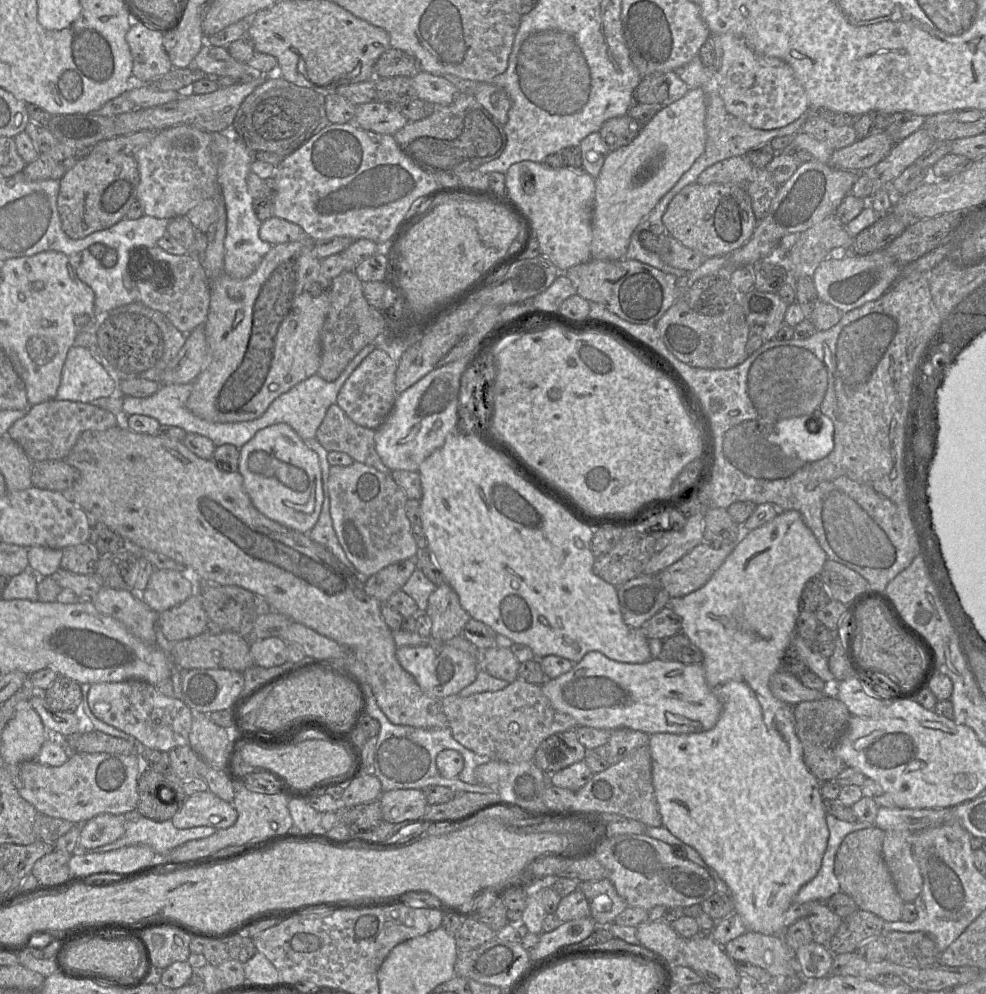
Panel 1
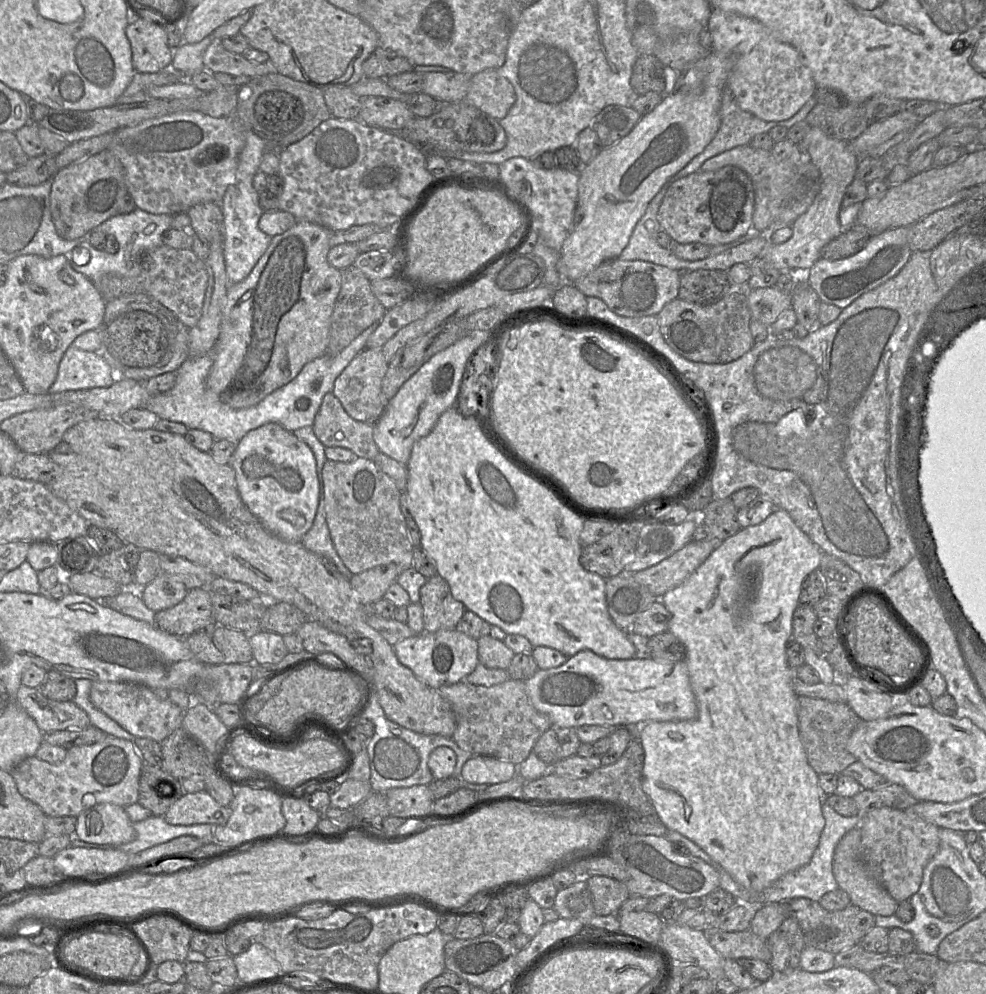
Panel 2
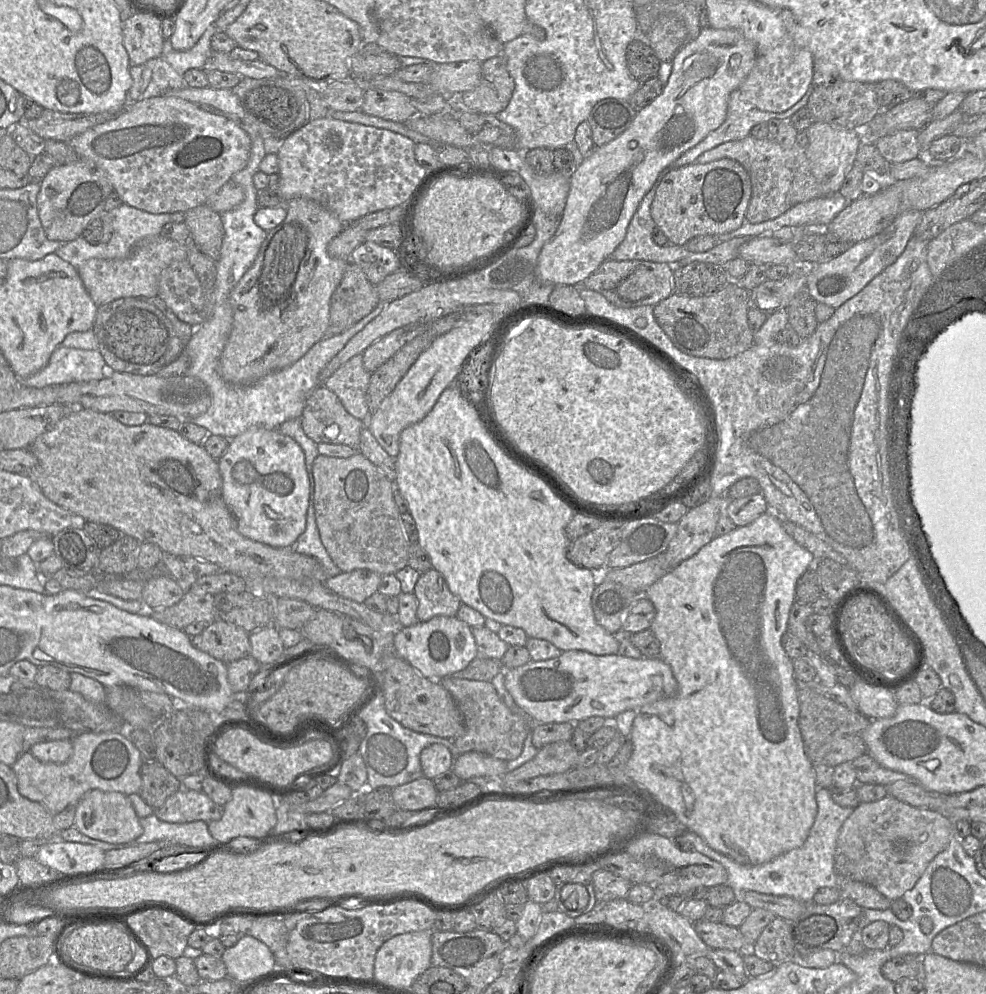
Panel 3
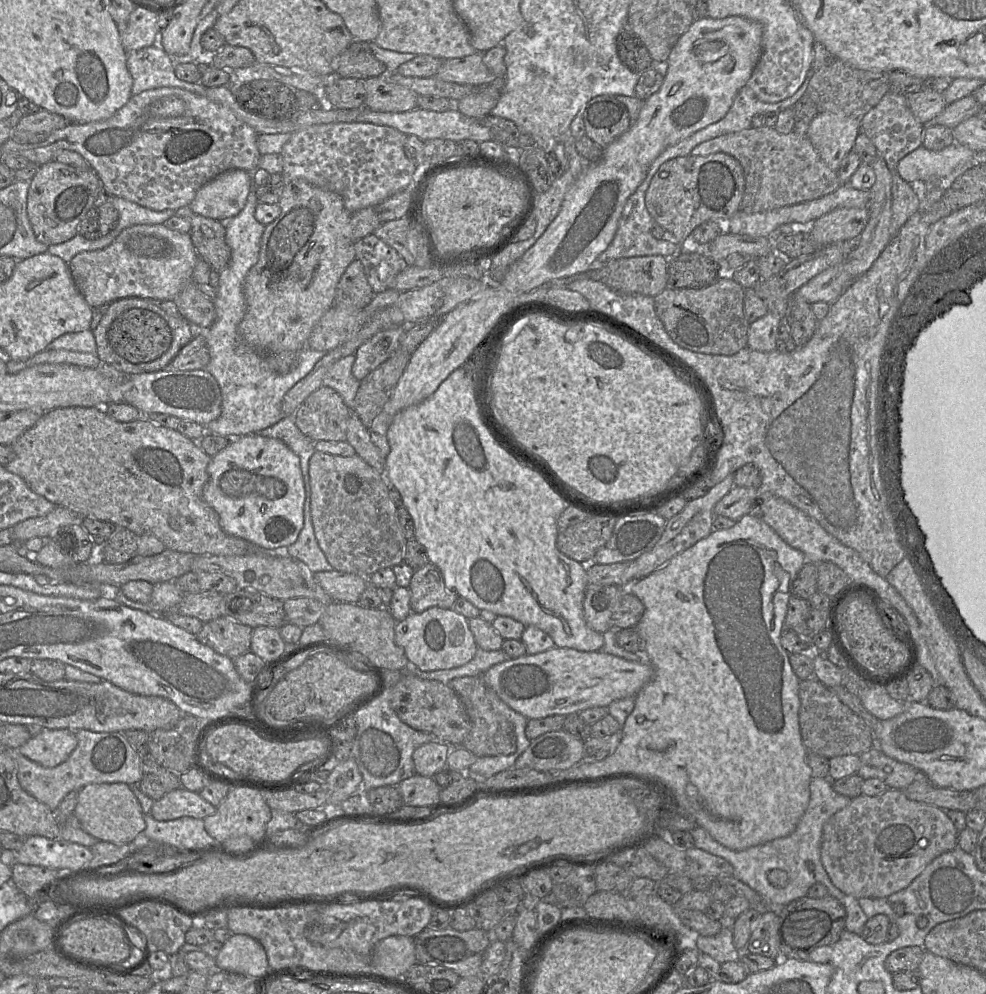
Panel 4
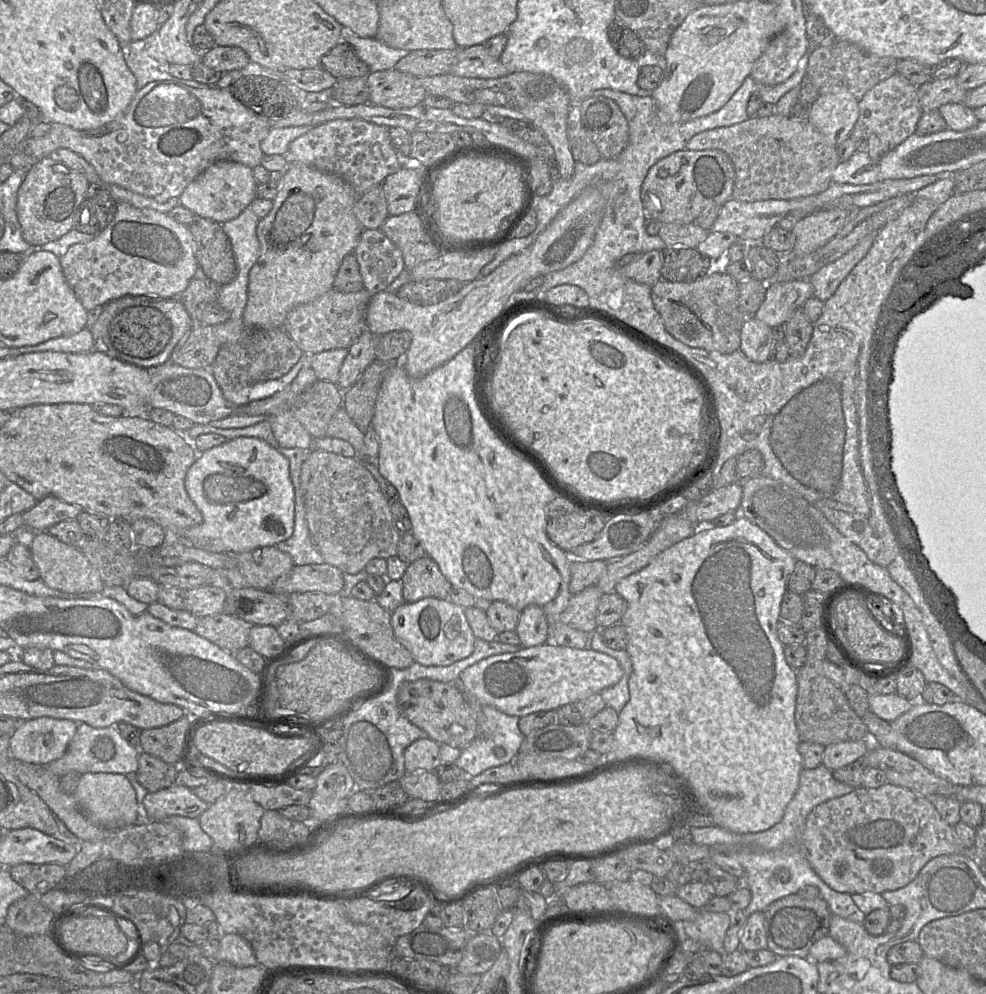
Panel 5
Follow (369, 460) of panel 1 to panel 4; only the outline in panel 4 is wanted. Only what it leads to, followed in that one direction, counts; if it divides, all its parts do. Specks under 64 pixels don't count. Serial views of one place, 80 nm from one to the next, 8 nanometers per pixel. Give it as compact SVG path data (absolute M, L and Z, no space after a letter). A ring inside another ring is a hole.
M322 385L321 387L316 389L304 400L304 402L296 409L296 411L291 416L286 416L286 417L292 417L294 422L296 423L297 427L299 428L299 430L314 442L318 442L318 441L334 441L334 442L346 441L346 431L347 431L348 419L350 417L350 409L345 405L342 397L335 390L333 390L330 387Z

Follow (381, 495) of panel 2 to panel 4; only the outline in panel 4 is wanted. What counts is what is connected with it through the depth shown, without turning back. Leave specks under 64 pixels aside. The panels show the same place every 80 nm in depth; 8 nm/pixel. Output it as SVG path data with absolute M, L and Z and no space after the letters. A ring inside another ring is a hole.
M316 450L309 460L310 509L314 534L333 569L369 577L383 568L404 562L407 539L398 522L396 506L380 474L358 455L342 457Z

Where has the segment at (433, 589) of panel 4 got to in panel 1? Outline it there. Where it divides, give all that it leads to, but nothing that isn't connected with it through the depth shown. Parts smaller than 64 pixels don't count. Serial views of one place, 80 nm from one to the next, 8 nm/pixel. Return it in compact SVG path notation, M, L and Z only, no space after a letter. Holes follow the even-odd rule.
M448 583L437 586L428 598L426 609L431 619L431 636L451 639L461 635L470 615L462 608L457 593Z

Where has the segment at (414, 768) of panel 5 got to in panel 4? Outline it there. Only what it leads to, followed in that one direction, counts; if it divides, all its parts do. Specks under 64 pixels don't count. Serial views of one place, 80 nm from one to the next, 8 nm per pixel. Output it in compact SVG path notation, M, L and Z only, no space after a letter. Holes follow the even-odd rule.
M429 742L419 746L413 752L415 773L433 777L446 766L450 750L450 745L444 743Z

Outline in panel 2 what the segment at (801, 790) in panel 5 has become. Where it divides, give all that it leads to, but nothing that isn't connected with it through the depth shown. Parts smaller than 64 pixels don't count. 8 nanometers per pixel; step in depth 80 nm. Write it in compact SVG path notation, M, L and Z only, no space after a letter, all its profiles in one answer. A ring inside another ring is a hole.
M822 799L822 814L825 819L825 826L821 833L819 843L815 849L811 860L803 867L790 872L766 888L762 892L751 892L740 886L733 877L718 863L716 862L704 849L697 843L682 835L685 838L684 846L687 848L688 853L701 858L706 863L711 865L717 870L720 876L720 888L731 893L735 896L738 902L748 905L752 909L757 909L765 904L789 901L795 898L807 898L819 902L819 900L828 892L839 888L838 883L833 874L833 857L835 849L843 838L843 836L850 830L859 827L860 815L843 816L837 813L828 803Z

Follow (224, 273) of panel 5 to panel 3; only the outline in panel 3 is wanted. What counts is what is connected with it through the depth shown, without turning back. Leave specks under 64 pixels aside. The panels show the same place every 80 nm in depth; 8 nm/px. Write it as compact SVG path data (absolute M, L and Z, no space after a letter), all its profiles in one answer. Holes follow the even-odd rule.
M201 204L185 212L185 224L190 231L190 240L206 256L216 261L220 255L220 249L224 238L224 227L219 213L208 205Z

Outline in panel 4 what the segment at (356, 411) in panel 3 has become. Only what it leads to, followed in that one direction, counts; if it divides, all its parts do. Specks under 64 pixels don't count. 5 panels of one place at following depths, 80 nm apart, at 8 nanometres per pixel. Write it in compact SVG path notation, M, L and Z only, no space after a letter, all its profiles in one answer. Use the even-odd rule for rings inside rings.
M354 354L339 359L329 368L322 380L322 385L335 390L349 409L353 409L355 395L360 385L360 381L352 374L354 361Z

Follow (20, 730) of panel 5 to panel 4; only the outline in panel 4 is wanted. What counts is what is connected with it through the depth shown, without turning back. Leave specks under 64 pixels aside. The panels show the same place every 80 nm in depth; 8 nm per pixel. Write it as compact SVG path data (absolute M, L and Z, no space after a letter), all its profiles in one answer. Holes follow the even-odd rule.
M44 728L17 749L28 759L44 766L64 763L77 747L77 731Z

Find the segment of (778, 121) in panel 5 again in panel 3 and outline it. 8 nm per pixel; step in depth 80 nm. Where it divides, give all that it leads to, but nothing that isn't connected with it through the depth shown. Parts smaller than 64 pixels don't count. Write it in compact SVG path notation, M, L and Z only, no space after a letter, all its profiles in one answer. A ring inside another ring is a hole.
M749 135L704 152L696 162L706 164L723 158L737 161L750 176L752 196L746 212L746 222L759 224L773 220L797 204L825 196L811 172L805 149L797 142L792 148L784 148L776 140L757 139Z

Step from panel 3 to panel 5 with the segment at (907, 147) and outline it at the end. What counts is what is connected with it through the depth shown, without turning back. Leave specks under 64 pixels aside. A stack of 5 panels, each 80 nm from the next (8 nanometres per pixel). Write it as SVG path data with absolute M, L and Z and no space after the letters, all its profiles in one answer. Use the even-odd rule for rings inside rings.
M898 73L870 89L860 100L859 108L858 122L864 125L869 133L879 137L886 147L886 153L916 132L917 123L922 114L918 88Z

